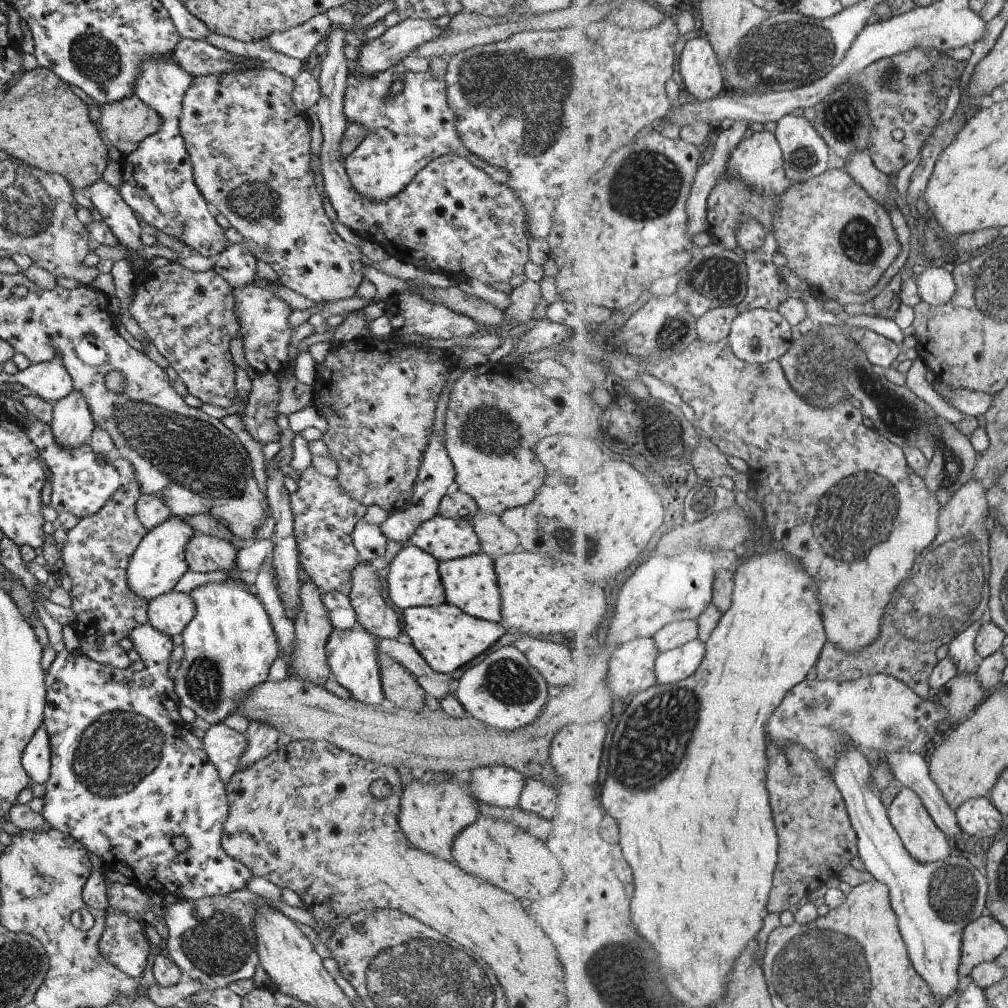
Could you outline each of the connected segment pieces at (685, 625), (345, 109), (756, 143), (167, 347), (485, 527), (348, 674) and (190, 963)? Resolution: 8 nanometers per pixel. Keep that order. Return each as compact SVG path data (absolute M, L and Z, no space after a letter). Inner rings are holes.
M682 620L666 624L653 637L655 648L658 648L659 652L662 653L697 639L699 636L697 622L698 620Z
M391 67L377 72L375 76L359 78L348 72L341 112L347 125L361 124L367 130L357 148L342 160L351 186L365 200L379 202L395 196L413 180L416 172L425 168L431 160L445 154L463 156L467 162L483 170L499 184L508 179L503 168L487 164L463 146L455 130L455 116L447 106L447 86L443 78L437 79L429 71L414 73L406 69L397 72L397 68ZM397 80L401 84L401 91L388 94L391 84Z
M756 132L750 138L745 138L731 154L729 158L728 170L733 170L737 178L745 180L751 188L758 189L761 193L766 193L767 196L779 198L793 184L787 178L786 165L783 158L783 150L780 148L779 142L775 137L775 133L771 132Z
M168 261L162 267L142 268L133 284L134 295L128 313L175 370L187 392L205 404L219 408L231 406L236 396L235 366L228 344L238 336L229 283L213 269L191 272Z
M479 512L468 519L467 523L478 538L481 552L491 559L519 549L517 535L501 522L500 516Z
M359 624L346 631L332 629L327 637L324 651L326 663L330 669L330 678L349 692L351 698L366 705L379 705L384 698L380 687L380 676L377 662L378 638L368 633Z
M223 895L173 903L164 911L168 930L167 956L186 979L199 981L203 990L224 989L235 980L252 978L258 964L252 930L254 906Z

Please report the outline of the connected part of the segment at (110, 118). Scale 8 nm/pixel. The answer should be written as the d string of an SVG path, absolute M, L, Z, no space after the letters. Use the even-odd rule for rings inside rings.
M131 94L125 96L117 102L105 102L99 106L100 116L95 124L103 132L104 141L107 146L111 146L119 151L120 154L126 155L133 152L137 148L137 144L151 134L155 134L155 130L159 130L159 116L155 114L146 104L143 104L139 98Z

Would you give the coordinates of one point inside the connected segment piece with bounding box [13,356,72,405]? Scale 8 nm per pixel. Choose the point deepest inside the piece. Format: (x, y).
(48, 380)

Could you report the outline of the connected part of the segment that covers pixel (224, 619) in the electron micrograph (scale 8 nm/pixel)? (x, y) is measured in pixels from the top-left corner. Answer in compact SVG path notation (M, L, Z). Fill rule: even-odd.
M227 578L219 583L195 588L189 592L189 596L193 599L196 611L180 632L183 657L173 674L174 694L179 705L187 706L195 716L211 726L221 723L227 715L233 713L248 692L266 680L271 662L281 653L262 602L255 596L253 588L243 581Z

